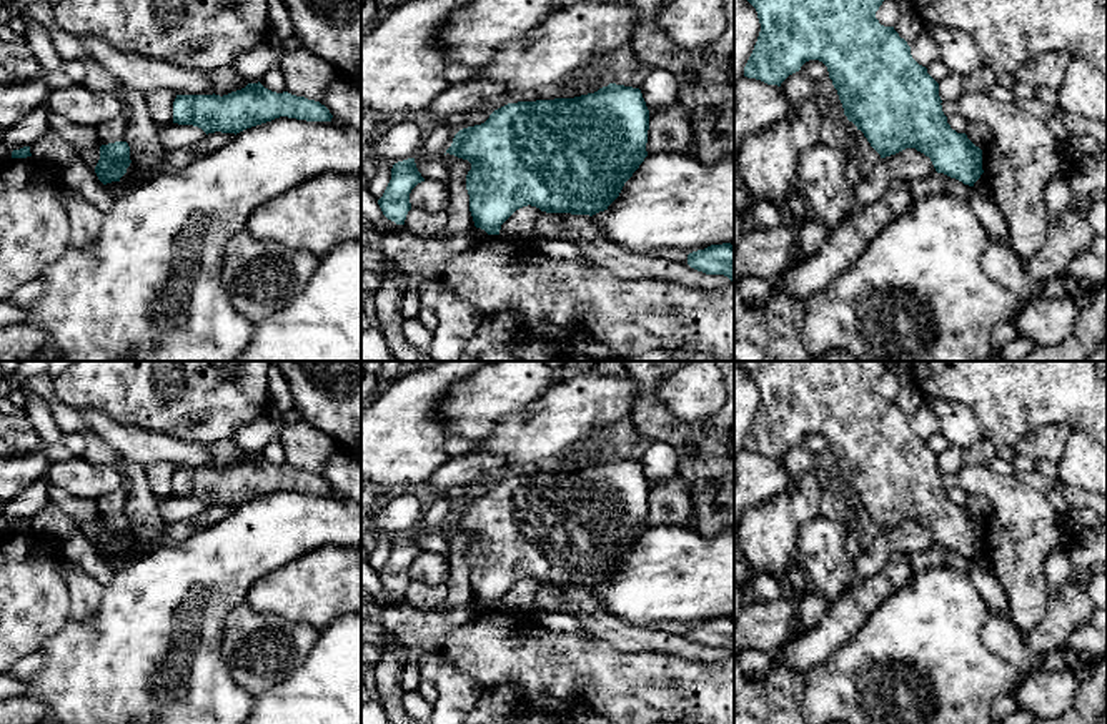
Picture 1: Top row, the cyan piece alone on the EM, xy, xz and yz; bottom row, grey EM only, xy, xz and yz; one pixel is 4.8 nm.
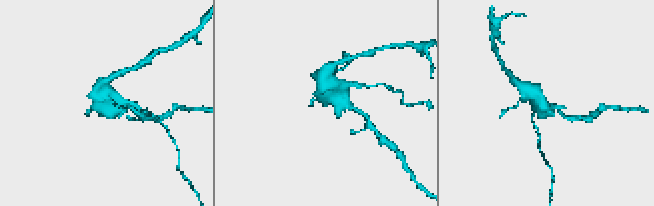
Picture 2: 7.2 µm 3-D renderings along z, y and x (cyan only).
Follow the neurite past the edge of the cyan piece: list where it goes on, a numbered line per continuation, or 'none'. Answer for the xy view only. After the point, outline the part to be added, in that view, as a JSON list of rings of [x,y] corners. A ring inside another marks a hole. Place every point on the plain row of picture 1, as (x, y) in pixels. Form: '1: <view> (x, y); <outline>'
none

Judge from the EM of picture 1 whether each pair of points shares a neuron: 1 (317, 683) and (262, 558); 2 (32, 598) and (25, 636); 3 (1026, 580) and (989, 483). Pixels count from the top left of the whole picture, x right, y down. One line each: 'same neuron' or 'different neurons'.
1: different neurons
2: same neuron
3: same neuron

